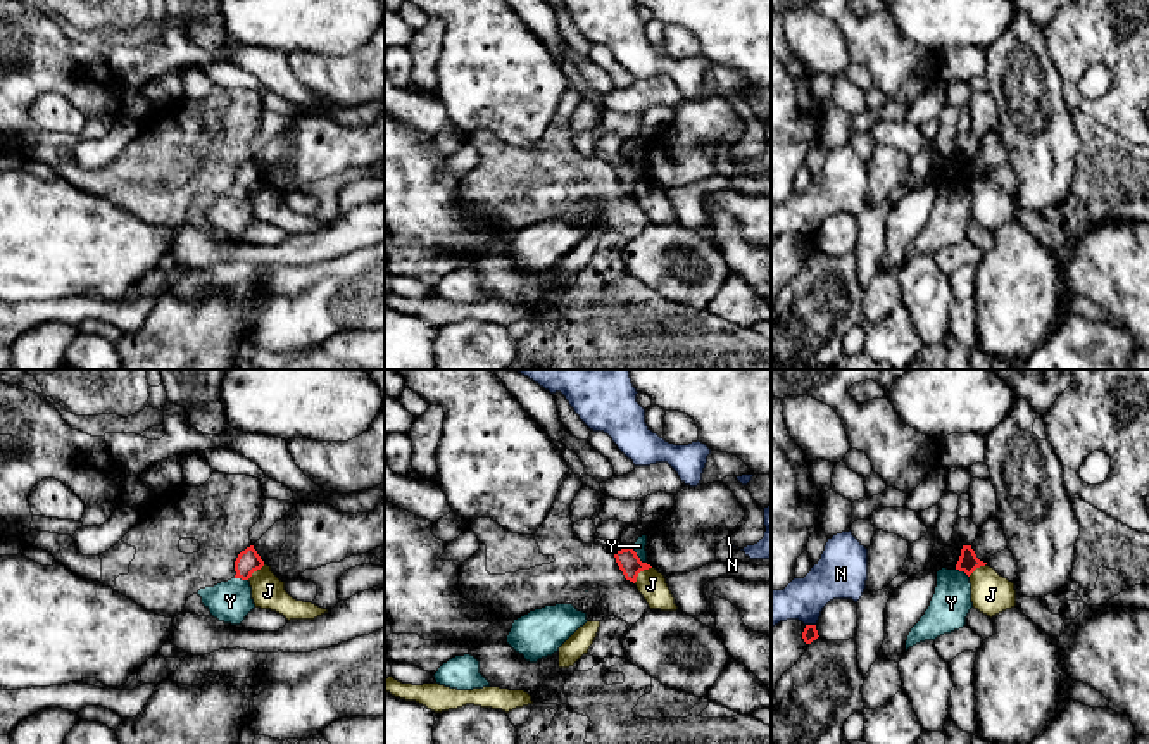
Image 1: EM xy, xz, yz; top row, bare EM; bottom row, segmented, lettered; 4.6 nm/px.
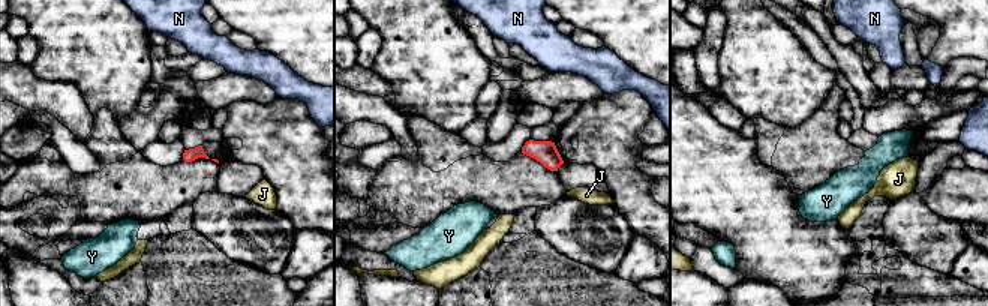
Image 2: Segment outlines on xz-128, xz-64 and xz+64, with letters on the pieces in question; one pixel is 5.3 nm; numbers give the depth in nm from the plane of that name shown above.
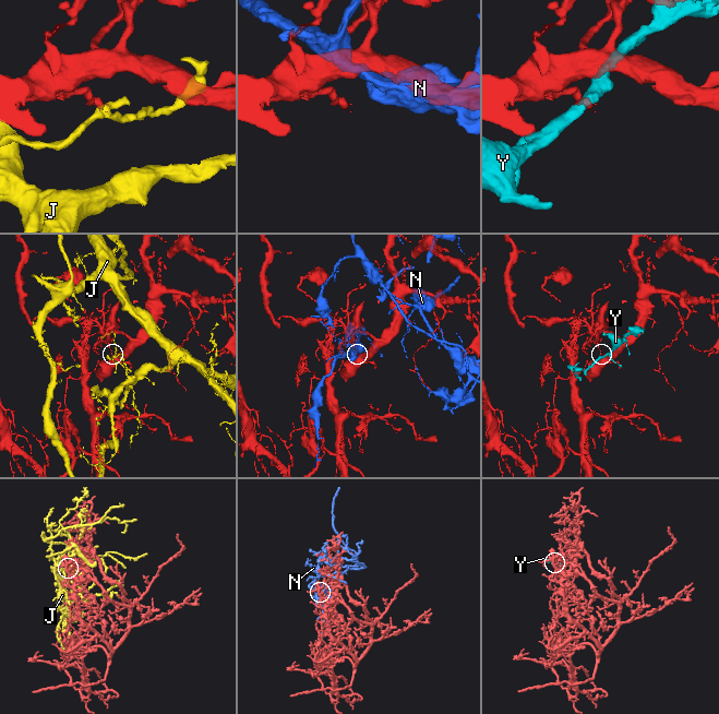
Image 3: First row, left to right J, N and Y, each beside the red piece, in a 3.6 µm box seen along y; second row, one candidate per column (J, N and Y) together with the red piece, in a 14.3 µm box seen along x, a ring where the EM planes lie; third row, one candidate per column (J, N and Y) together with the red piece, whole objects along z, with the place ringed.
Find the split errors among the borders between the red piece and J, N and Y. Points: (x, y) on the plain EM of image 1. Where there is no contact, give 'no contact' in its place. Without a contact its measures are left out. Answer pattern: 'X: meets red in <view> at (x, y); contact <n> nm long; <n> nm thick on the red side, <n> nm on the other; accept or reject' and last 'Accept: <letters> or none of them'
J: meets red in xz at (640, 183); contact 120 nm long; 100 nm thick on the red side, 140 nm on the other; reject
N: meets red in yz at (811, 239); contact 50 nm long; 70 nm thick on the red side, 200 nm on the other; reject
Y: meets red in xz at (637, 170); contact 120 nm long; 100 nm thick on the red side, 60 nm on the other; reject
Accept: none of them

